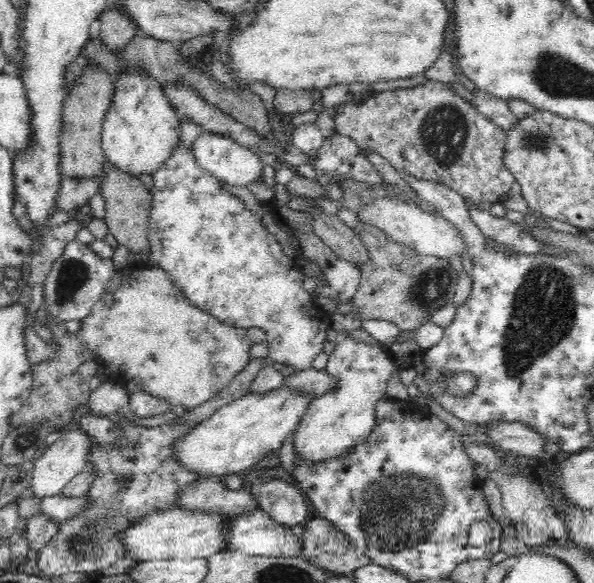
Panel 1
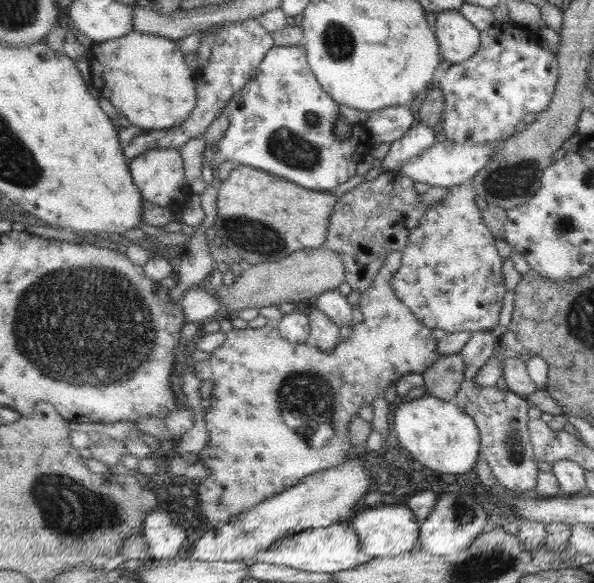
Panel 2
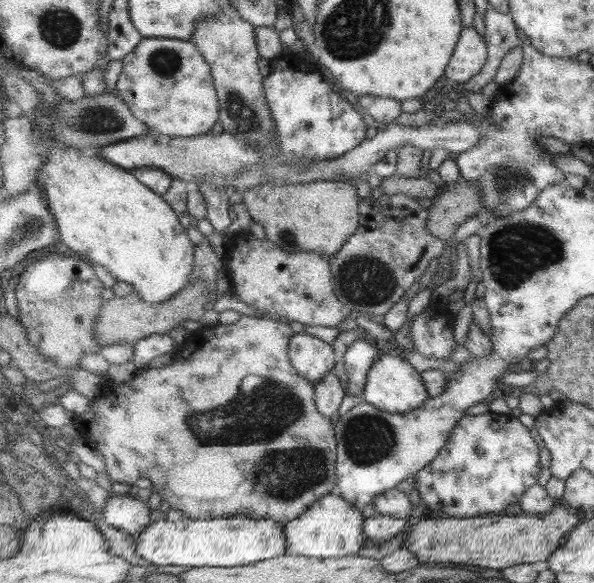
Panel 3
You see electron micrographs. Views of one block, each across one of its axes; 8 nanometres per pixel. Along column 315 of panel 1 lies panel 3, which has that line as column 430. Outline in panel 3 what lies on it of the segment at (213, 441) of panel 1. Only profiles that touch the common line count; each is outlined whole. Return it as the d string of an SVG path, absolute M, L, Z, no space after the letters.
M390 352L378 358L365 390L364 400L374 404L376 408L394 412L394 414L408 414L424 406L433 396L426 386L423 373L416 368L400 352Z

